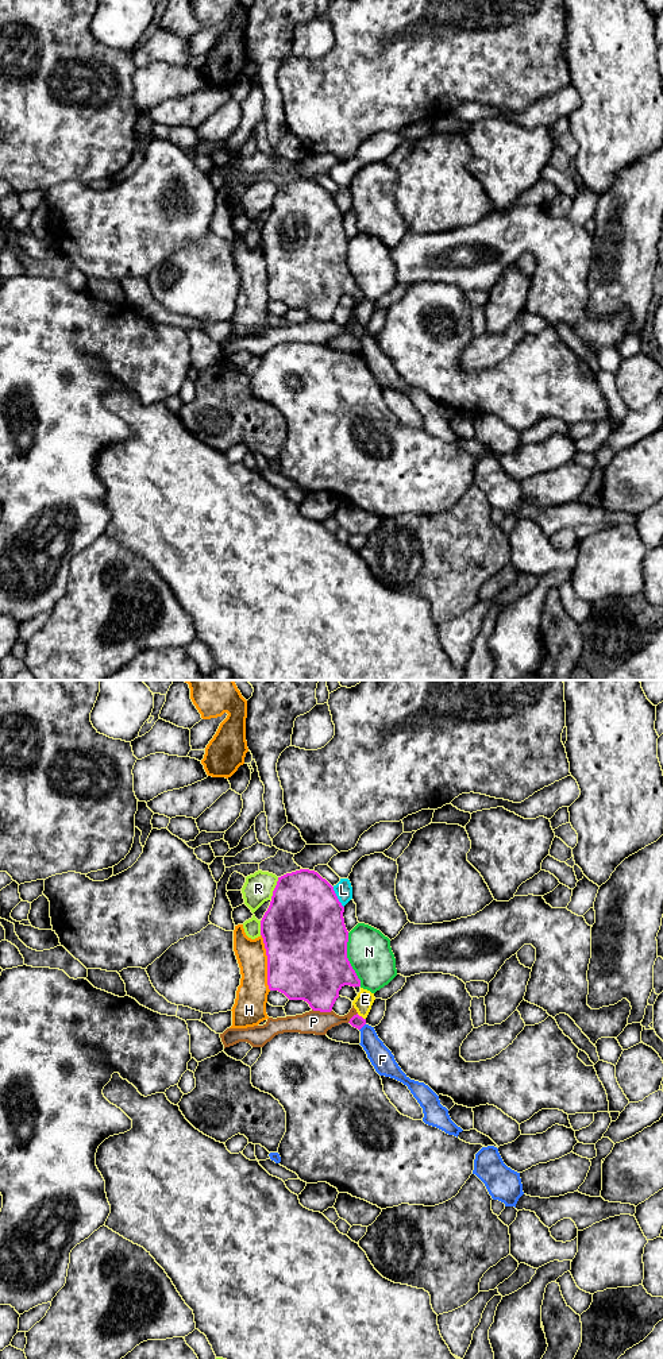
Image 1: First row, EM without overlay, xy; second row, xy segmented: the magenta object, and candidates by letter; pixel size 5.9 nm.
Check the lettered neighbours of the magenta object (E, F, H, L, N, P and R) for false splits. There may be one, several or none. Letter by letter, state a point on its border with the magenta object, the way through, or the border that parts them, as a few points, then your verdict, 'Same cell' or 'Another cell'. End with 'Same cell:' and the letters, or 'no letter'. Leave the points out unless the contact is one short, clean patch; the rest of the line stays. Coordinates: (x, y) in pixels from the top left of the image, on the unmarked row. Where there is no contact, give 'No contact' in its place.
E: Touches magenta at xy (361, 325). Another cell
F: Touches magenta at xy (362, 335). Boundary: xy (365, 332), (359, 339). Another cell
H: Touches magenta at xy (268, 271). Another cell
L: Touches magenta at xy (336, 207). Another cell
N: Touches magenta at xy (347, 269). Another cell
P: Touches magenta at xy (322, 320). Boundary: xy (312, 317), (331, 320). Another cell
R: Touches magenta at xy (274, 197). Another cell
Same cell: no letter

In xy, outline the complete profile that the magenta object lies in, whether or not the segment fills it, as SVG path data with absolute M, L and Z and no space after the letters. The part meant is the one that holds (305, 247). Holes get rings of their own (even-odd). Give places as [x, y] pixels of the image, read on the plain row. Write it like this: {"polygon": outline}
{"polygon": "M300 178L278 186L261 229L270 300L331 321L344 294L361 296L347 267L343 221L334 196L317 181Z"}

